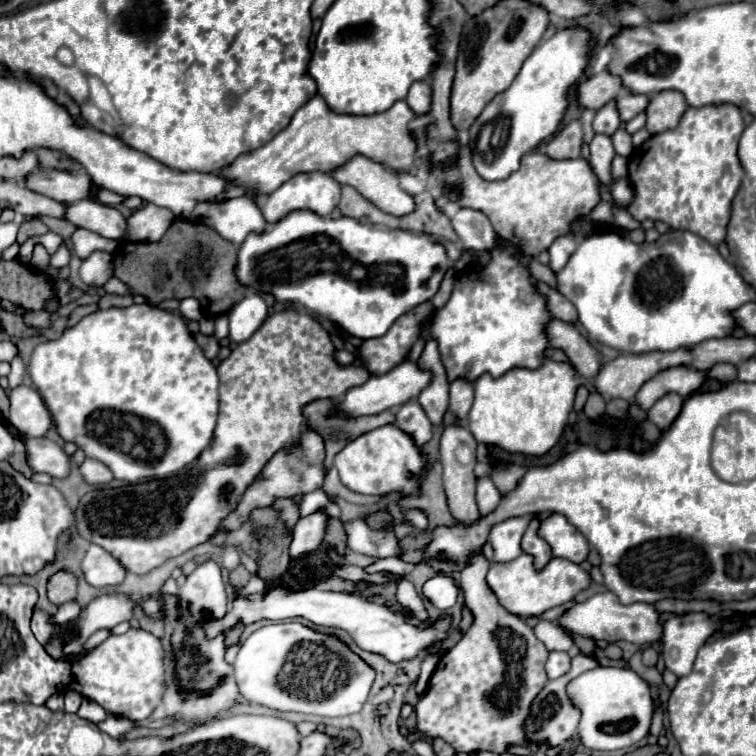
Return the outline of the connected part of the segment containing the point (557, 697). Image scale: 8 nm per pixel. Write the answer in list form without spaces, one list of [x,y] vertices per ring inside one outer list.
[[[579,654],[579,656],[573,658],[571,670],[565,676],[561,676],[557,680],[549,680],[545,684],[545,688],[533,698],[531,708],[529,708],[529,716],[523,724],[523,732],[525,732],[523,746],[531,748],[533,752],[537,752],[541,748],[561,748],[565,740],[571,740],[575,736],[575,730],[577,730],[577,724],[579,724],[579,712],[575,712],[575,708],[571,708],[571,702],[567,700],[565,686],[567,686],[567,680],[571,680],[571,676],[579,676],[585,670],[591,670],[595,666],[599,666],[599,664],[593,658]]]

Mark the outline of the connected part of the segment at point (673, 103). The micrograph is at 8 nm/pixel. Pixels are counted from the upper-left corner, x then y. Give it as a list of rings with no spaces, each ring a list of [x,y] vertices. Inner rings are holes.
[[[667,90],[653,94],[649,106],[645,108],[645,128],[649,130],[649,134],[659,134],[667,128],[675,128],[675,124],[679,124],[679,116],[683,116],[683,108],[687,108],[687,102],[683,100],[681,92]]]

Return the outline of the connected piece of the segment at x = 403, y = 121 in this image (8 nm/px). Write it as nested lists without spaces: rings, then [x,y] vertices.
[[[313,96],[305,106],[301,106],[289,126],[279,132],[273,140],[261,148],[241,154],[229,166],[217,170],[233,186],[241,186],[255,196],[267,196],[291,176],[299,172],[333,172],[335,168],[349,162],[355,154],[363,154],[393,172],[409,170],[417,154],[415,134],[409,130],[409,122],[415,120],[415,112],[405,100],[395,102],[389,110],[371,116],[349,116],[335,114],[327,108],[321,96]]]

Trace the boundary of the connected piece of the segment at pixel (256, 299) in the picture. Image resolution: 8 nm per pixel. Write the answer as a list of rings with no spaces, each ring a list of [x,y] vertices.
[[[259,294],[245,296],[239,304],[235,304],[229,314],[229,340],[231,342],[245,342],[253,336],[253,332],[263,324],[267,318],[267,306]]]

